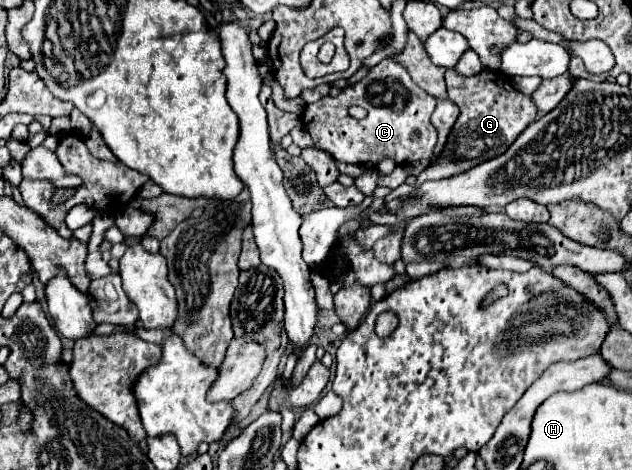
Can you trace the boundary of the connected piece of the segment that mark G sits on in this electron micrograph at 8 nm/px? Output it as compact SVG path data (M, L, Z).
M447 69L445 81L449 99L461 109L461 115L449 135L449 141L441 157L423 173L419 173L417 185L429 179L443 179L465 173L471 167L483 163L485 159L499 157L509 149L509 145L519 137L519 133L537 117L537 107L531 95L519 93L513 87L511 79L501 71L481 71L479 75L463 77L457 75L455 69Z

